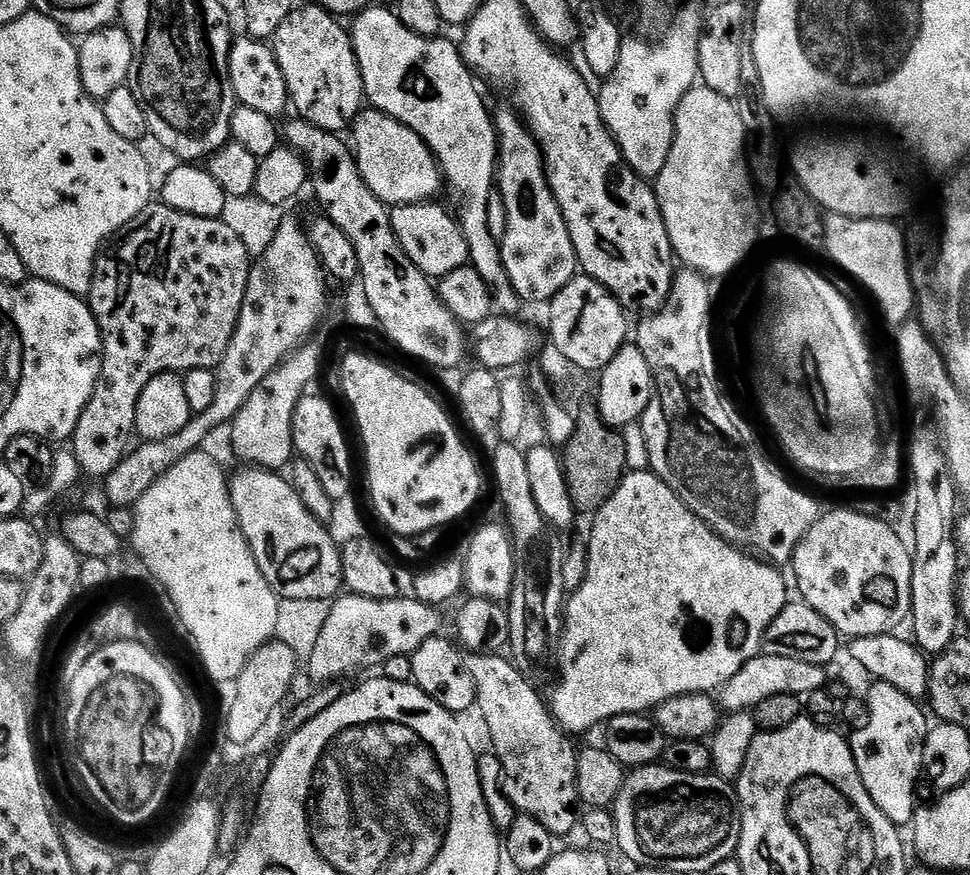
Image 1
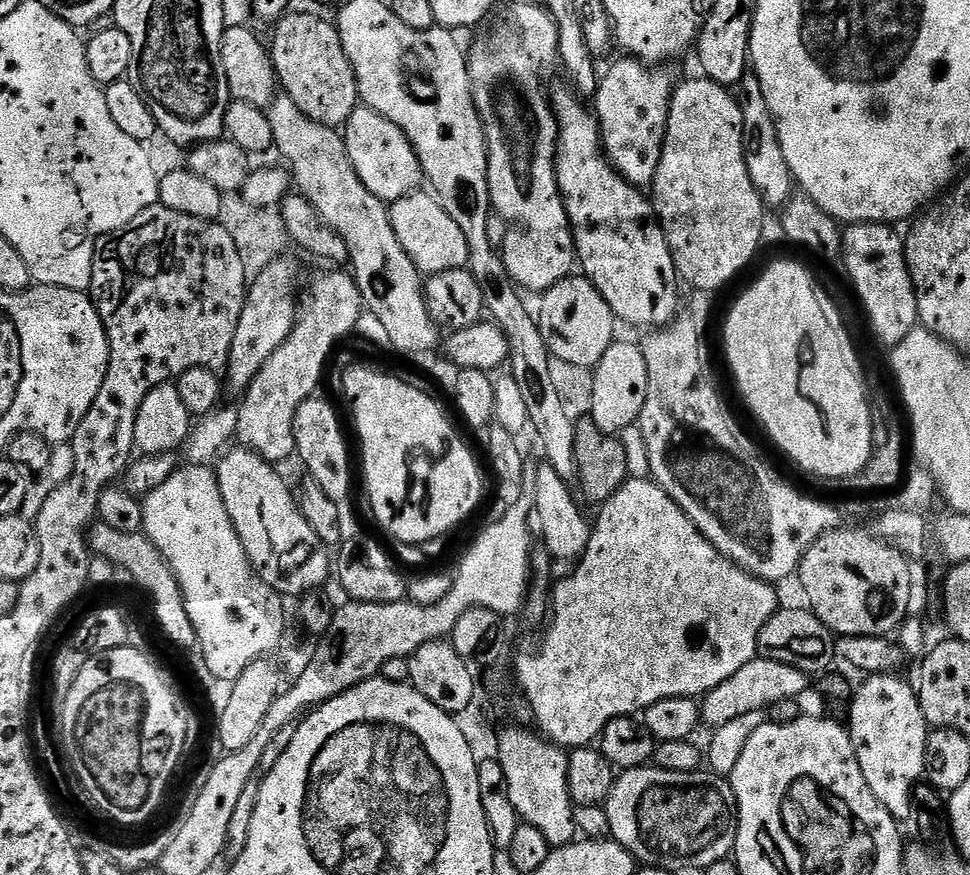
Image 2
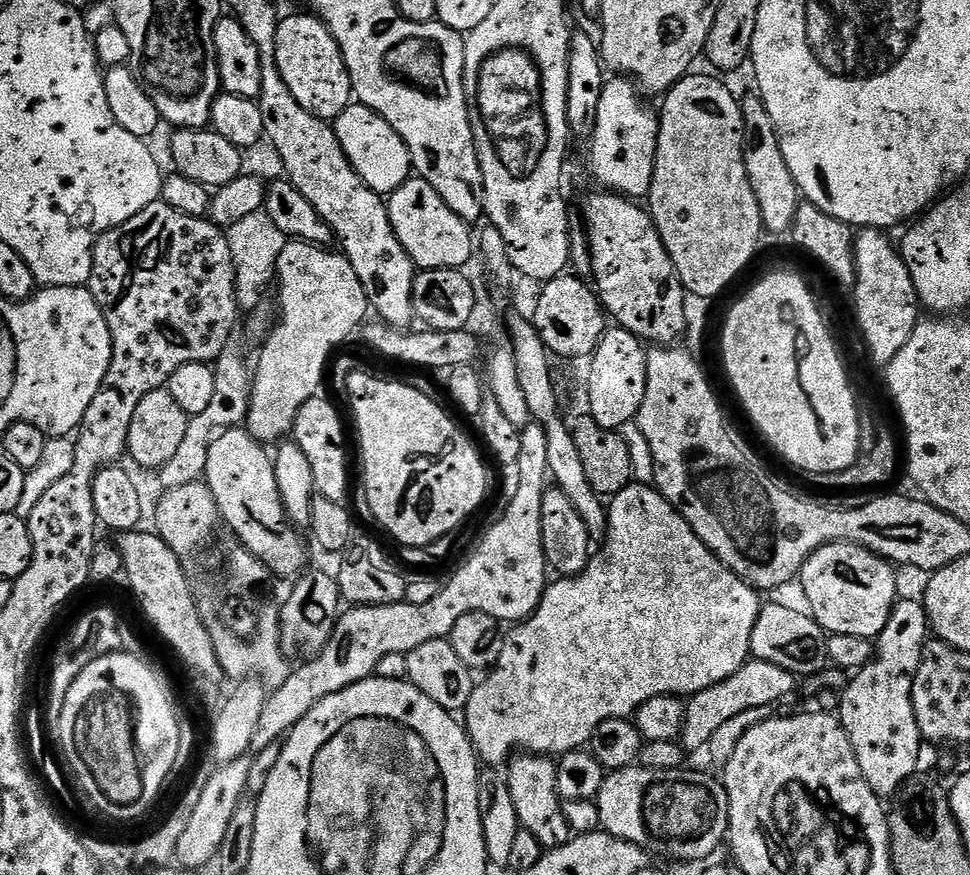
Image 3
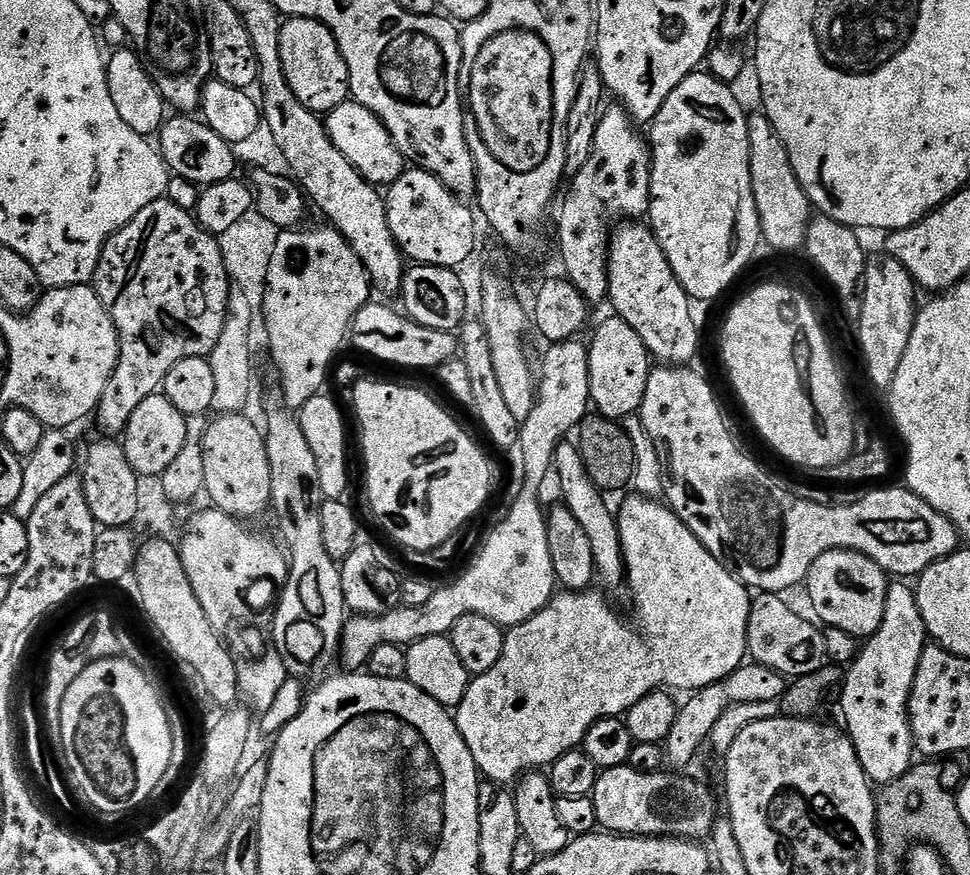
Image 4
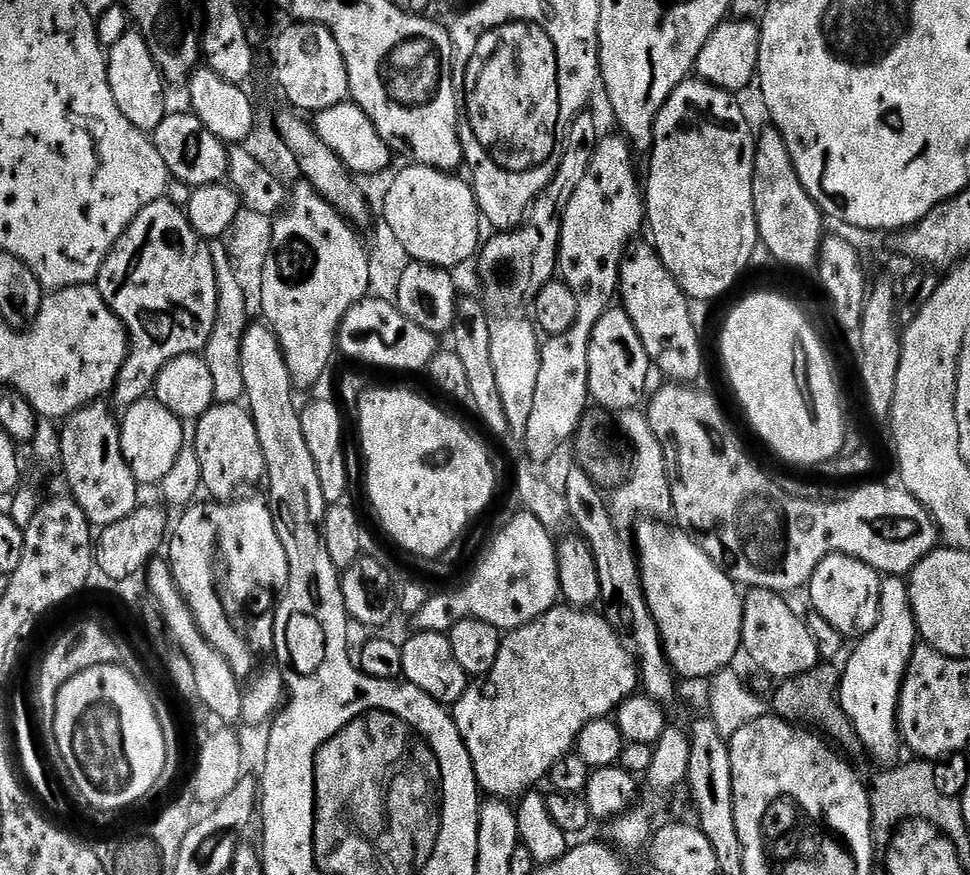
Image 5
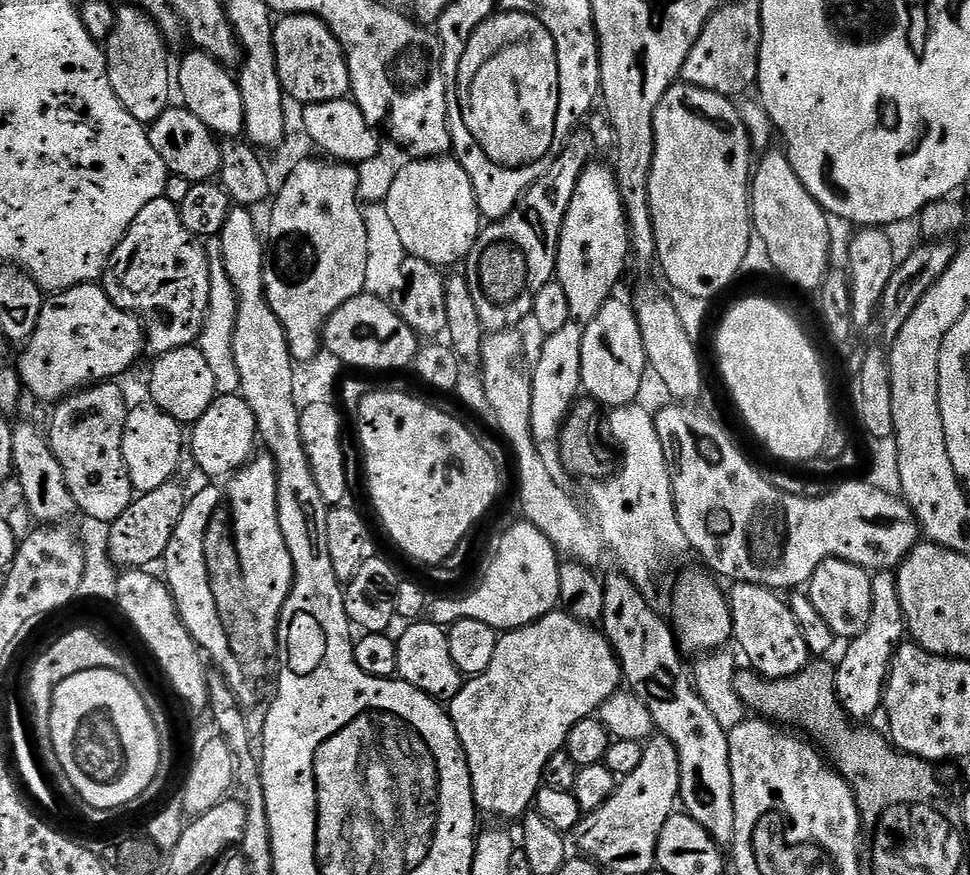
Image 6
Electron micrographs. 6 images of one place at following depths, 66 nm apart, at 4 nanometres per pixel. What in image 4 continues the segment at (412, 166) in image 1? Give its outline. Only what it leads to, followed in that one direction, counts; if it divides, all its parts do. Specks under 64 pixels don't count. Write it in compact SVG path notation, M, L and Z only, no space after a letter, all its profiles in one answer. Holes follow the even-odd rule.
M345 102L333 112L327 113L326 127L328 137L346 154L346 158L358 169L369 184L391 186L404 171L406 161L394 138L386 130L386 126L366 106L355 102Z

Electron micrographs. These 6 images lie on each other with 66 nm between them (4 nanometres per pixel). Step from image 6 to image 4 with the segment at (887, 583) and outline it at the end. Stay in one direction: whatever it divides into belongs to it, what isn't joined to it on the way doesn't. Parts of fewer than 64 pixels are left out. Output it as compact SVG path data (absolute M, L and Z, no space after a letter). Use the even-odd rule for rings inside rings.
M908 582L889 583L882 626L863 641L856 659L847 665L843 673L839 689L843 727L852 739L862 770L873 785L894 782L913 767L914 745L912 727L908 724L908 695L924 647L926 633L922 610L918 610L913 585Z

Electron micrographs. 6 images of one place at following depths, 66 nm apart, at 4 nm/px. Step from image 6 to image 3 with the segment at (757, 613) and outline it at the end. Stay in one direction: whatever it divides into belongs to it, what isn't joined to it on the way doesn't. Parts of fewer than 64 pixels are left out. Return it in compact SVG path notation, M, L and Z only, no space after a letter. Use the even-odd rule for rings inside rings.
M765 603L750 638L751 655L758 660L774 662L774 666L790 670L797 678L807 678L829 667L828 637L829 633L807 611L799 612L788 604Z

